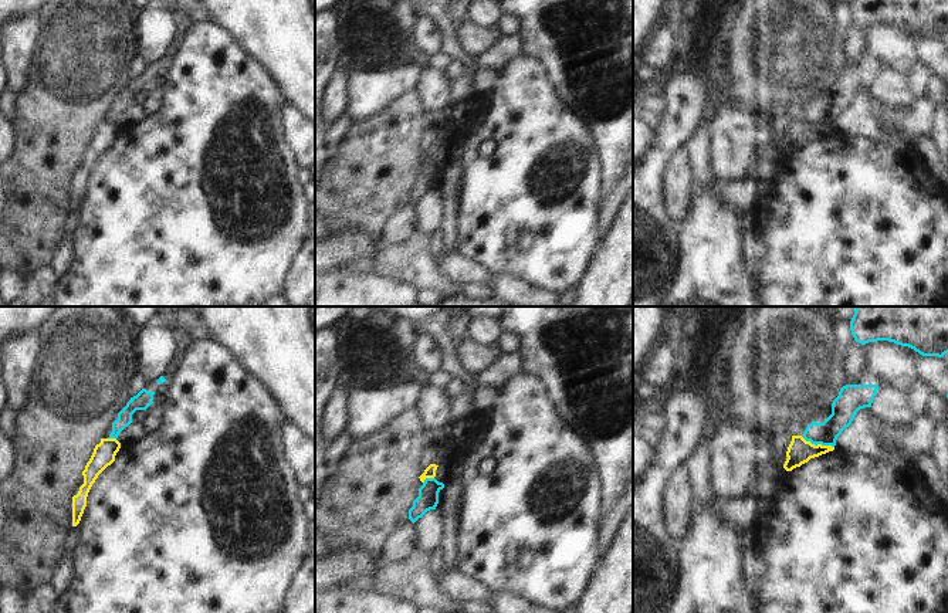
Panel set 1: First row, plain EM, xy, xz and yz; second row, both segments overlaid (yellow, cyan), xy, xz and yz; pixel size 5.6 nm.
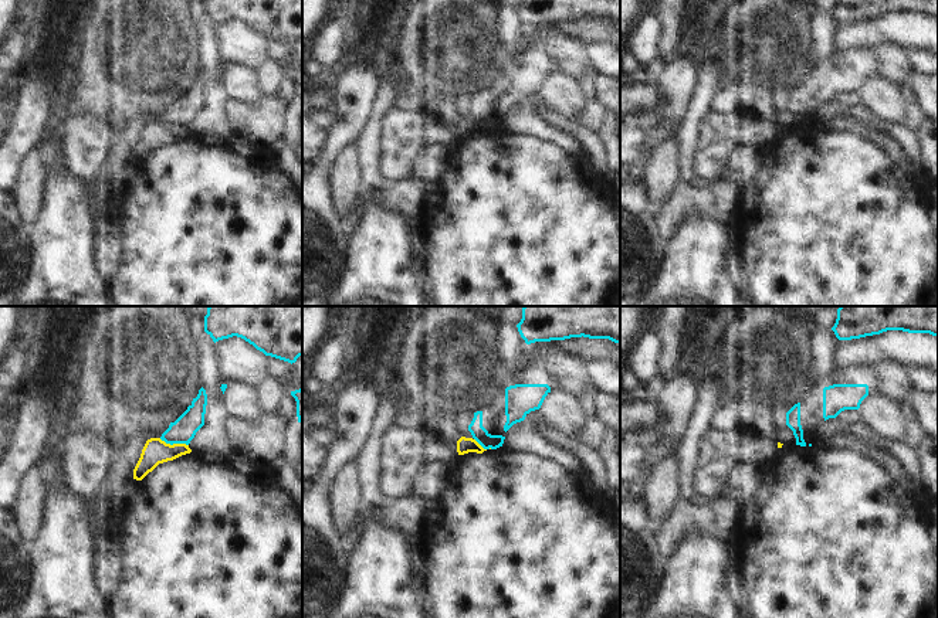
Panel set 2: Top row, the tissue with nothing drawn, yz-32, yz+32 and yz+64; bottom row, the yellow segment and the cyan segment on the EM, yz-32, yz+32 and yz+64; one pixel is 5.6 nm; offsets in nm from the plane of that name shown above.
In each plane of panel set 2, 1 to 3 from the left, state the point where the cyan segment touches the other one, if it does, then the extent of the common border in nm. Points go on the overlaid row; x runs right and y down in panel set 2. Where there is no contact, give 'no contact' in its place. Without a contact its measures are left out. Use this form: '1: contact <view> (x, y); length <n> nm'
1: contact yz-32 (173, 444); length 170 nm
2: contact yz+32 (478, 444); length 100 nm
3: no contact

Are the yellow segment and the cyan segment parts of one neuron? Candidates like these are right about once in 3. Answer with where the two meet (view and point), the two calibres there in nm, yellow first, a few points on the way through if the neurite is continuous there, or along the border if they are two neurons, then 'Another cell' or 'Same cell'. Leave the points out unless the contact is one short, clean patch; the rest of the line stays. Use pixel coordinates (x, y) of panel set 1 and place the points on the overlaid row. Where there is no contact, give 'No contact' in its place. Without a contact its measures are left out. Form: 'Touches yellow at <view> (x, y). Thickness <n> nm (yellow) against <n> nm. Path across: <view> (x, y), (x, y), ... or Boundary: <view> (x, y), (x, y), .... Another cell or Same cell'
Touches yellow at yz (818, 444). Thickness 140 nm (yellow) against 140 nm. Boundary: yz (801, 436), (815, 444), (830, 444), (833, 447). Another cell

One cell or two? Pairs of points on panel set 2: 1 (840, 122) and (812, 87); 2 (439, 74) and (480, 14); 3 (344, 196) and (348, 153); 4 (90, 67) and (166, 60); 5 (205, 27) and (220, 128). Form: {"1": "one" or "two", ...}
{"1": "two", "2": "one", "3": "one", "4": "one", "5": "one"}

